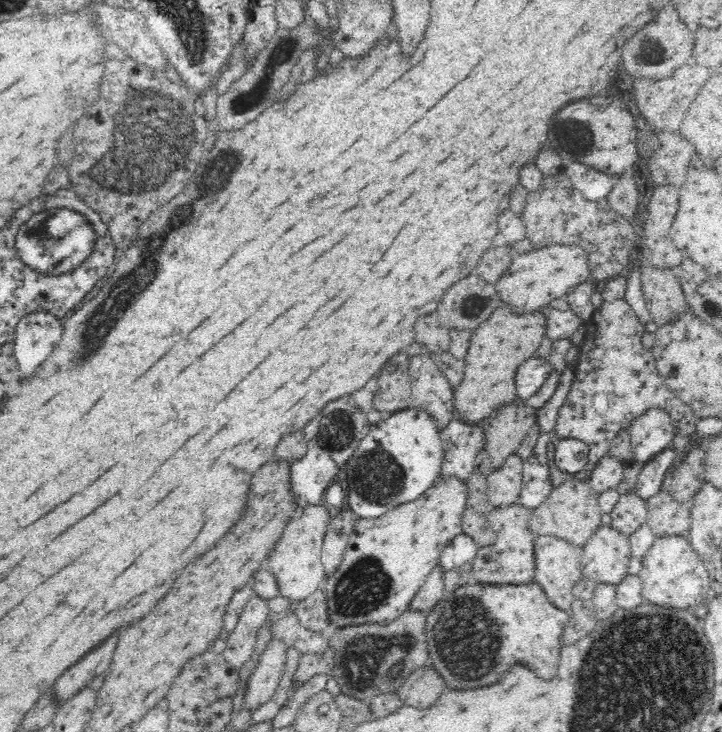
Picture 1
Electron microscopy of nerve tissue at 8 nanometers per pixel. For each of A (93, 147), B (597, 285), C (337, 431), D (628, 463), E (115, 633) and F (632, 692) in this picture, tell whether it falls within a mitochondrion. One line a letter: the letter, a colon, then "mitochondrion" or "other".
A: mitochondrion
B: other
C: mitochondrion
D: other
E: other
F: mitochondrion

